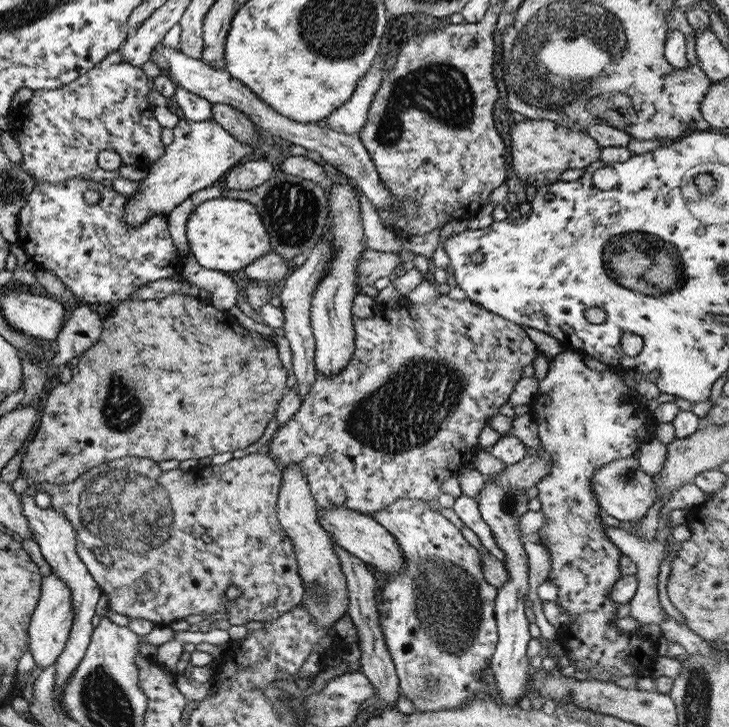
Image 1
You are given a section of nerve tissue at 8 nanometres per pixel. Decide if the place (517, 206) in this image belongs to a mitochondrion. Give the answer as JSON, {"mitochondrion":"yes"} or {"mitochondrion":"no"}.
{"mitochondrion":"no"}

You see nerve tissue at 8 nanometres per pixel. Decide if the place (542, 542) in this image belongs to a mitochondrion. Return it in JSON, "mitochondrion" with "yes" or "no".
{"mitochondrion":"no"}

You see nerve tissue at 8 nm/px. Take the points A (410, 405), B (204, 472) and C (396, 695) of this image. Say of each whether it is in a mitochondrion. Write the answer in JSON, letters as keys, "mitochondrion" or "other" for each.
{"A":"mitochondrion","B":"other","C":"other"}

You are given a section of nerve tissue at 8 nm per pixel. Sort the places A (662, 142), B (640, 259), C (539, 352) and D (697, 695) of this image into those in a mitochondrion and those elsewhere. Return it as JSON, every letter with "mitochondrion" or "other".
{"A":"other","B":"mitochondrion","C":"other","D":"mitochondrion"}

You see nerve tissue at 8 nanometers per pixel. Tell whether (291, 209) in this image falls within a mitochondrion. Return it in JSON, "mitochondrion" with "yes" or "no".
{"mitochondrion":"yes"}

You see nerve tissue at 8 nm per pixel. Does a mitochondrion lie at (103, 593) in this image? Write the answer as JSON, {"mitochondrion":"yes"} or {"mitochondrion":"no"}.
{"mitochondrion":"no"}

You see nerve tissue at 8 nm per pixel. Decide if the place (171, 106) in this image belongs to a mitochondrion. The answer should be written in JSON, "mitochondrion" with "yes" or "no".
{"mitochondrion":"no"}

